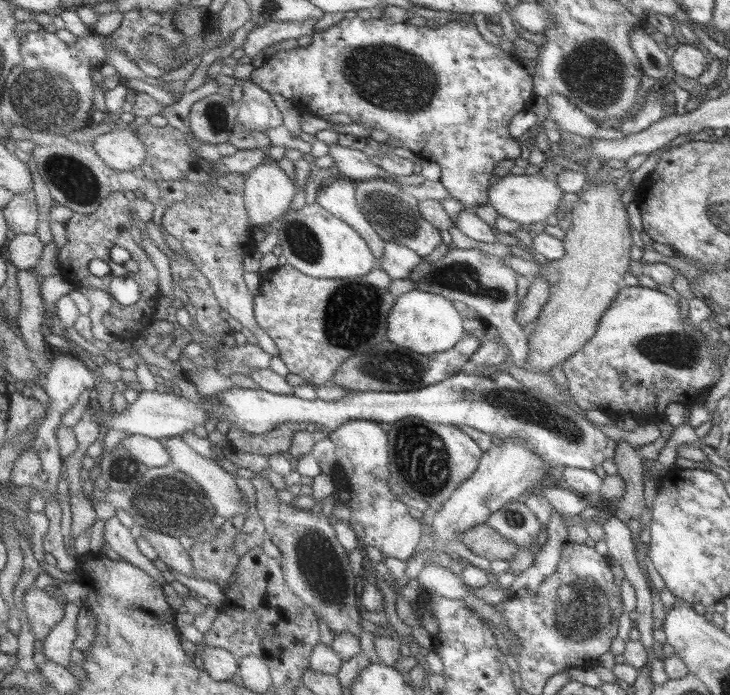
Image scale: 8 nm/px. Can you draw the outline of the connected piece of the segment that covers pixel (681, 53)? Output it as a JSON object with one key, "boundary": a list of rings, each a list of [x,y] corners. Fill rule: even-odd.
{"boundary":[[[684,42],[670,51],[670,58],[672,72],[684,78],[698,79],[708,68],[708,60],[704,52]]]}

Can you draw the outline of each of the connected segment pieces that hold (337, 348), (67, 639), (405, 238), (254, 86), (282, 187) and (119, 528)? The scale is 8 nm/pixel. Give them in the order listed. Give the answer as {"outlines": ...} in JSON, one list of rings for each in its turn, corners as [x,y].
{"outlines":[[[[287,263],[263,276],[262,289],[256,295],[257,320],[278,344],[281,359],[291,374],[306,379],[307,384],[314,388],[324,386],[334,380],[349,358],[364,354],[386,340],[388,313],[395,301],[389,291],[390,281],[391,278],[379,266],[366,276],[330,280],[302,274]]],[[[69,603],[66,608],[66,619],[54,627],[52,634],[44,642],[44,654],[47,660],[57,662],[62,666],[72,666],[72,650],[78,638],[78,616],[82,608]]],[[[370,179],[357,182],[355,199],[366,220],[385,241],[406,246],[422,258],[427,257],[436,246],[442,244],[440,229],[432,226],[422,216],[419,200],[403,193],[403,190],[390,179]]],[[[252,77],[244,84],[244,96],[238,105],[239,122],[250,130],[264,133],[285,124],[284,113],[271,92],[254,82]]],[[[272,160],[270,164],[261,164],[248,174],[245,193],[253,226],[264,226],[264,224],[271,224],[280,219],[290,211],[296,188],[294,188],[290,174],[280,166],[280,161]]],[[[118,516],[106,521],[105,539],[124,561],[142,567],[142,570],[153,575],[159,583],[167,584],[166,572],[160,570],[153,560],[142,552],[137,541],[138,538],[134,538],[132,530],[124,526]]]]}

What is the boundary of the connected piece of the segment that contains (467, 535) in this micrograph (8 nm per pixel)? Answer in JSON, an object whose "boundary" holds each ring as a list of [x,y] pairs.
{"boundary":[[[486,523],[478,524],[463,532],[460,541],[470,548],[474,554],[489,561],[511,561],[516,551],[520,549],[515,542],[504,538]]]}

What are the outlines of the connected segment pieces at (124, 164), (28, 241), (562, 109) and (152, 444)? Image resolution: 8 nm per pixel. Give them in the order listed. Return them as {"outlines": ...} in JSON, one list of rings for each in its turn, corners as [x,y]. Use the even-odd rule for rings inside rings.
{"outlines":[[[[130,129],[112,130],[97,136],[96,152],[114,169],[133,171],[141,167],[148,158],[148,146],[138,132]]],[[[18,234],[4,252],[19,269],[30,271],[41,264],[46,245],[37,234]]],[[[552,93],[546,96],[549,106],[549,121],[558,124],[564,132],[588,139],[620,140],[626,135],[614,128],[605,128],[597,120],[592,120],[577,106],[574,106],[565,96]]],[[[131,435],[120,443],[128,447],[132,456],[149,469],[163,468],[172,464],[171,452],[160,439]]]]}

